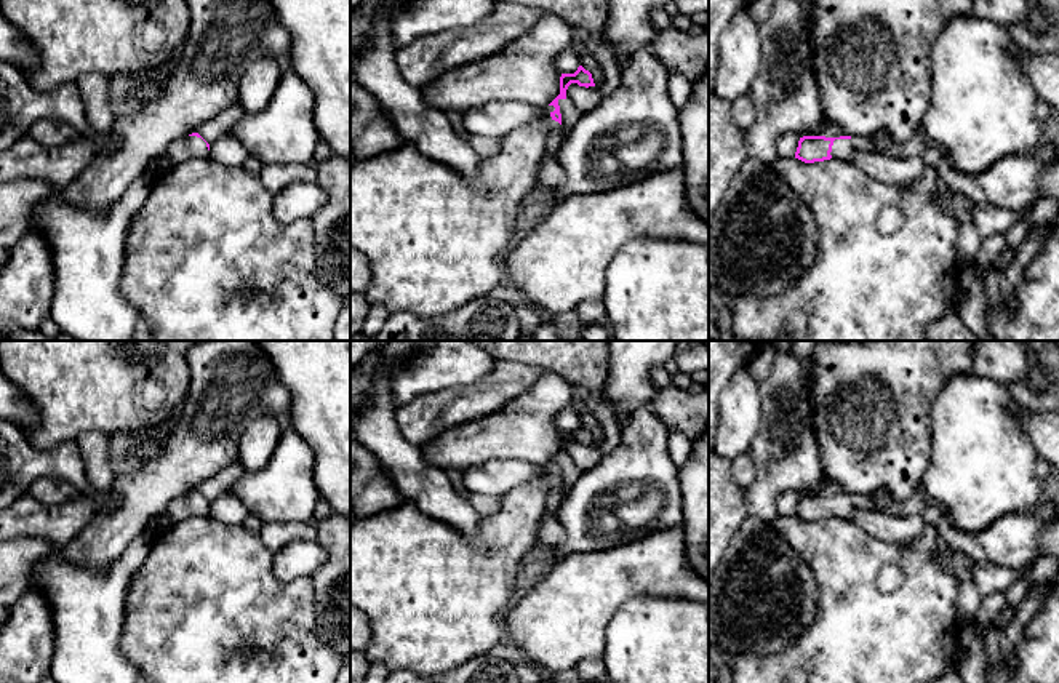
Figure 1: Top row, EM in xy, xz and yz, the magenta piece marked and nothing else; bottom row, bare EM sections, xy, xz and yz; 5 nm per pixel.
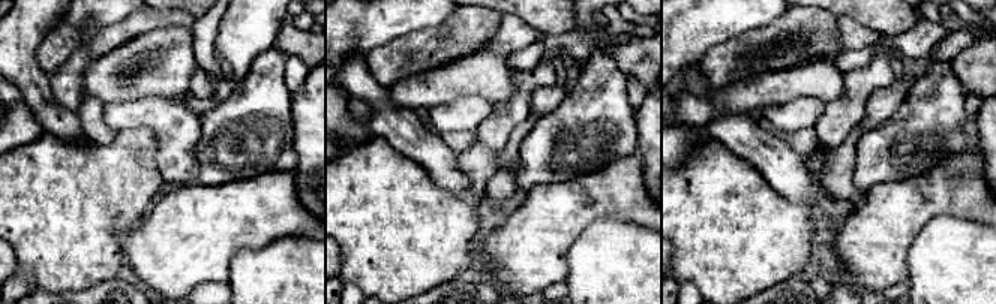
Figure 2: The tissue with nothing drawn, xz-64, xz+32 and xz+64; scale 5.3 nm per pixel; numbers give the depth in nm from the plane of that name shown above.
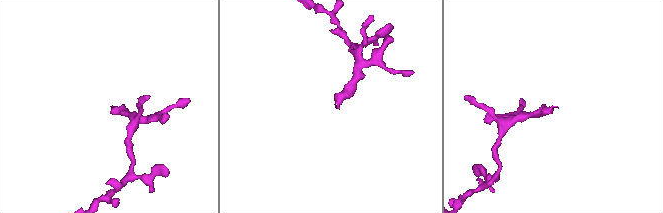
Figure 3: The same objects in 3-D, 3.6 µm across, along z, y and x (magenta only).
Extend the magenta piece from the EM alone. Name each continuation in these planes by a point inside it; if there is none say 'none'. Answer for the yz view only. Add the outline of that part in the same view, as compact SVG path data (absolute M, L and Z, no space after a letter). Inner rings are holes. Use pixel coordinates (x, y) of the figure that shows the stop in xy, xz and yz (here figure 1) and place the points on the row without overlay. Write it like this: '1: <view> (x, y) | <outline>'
1: yz (842, 506) | M835 497L832 504L832 517L849 517L856 510L851 497Z

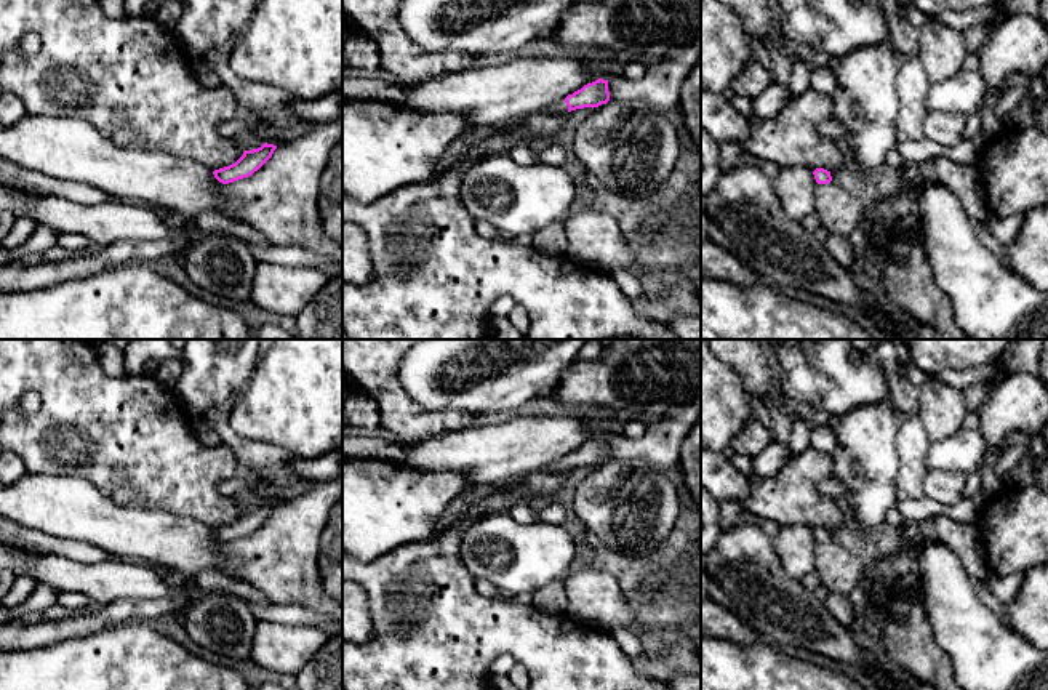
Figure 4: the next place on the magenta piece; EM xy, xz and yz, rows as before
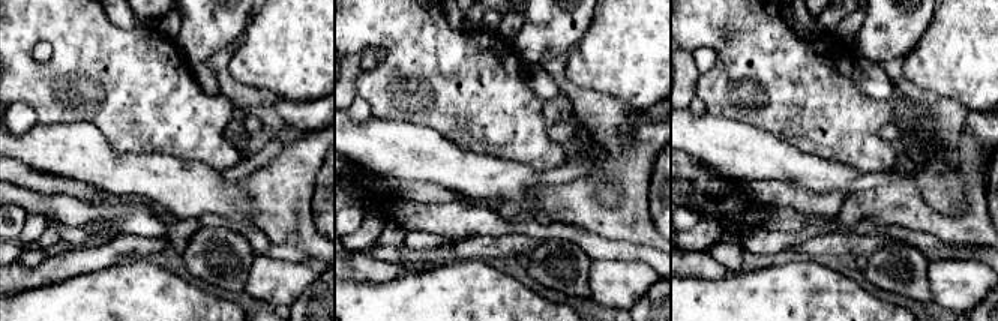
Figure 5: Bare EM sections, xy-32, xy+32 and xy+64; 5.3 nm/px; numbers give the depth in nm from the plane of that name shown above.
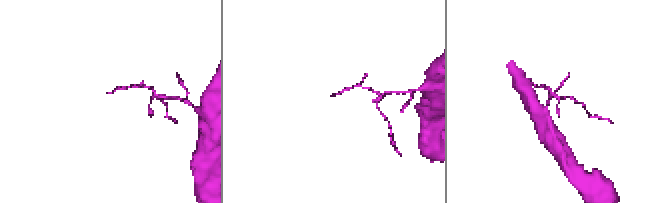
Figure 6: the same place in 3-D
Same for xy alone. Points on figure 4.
none

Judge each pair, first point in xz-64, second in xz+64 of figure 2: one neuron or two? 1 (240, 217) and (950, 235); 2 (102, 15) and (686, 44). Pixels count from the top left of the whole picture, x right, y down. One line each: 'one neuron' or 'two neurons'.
1: two neurons
2: one neuron

